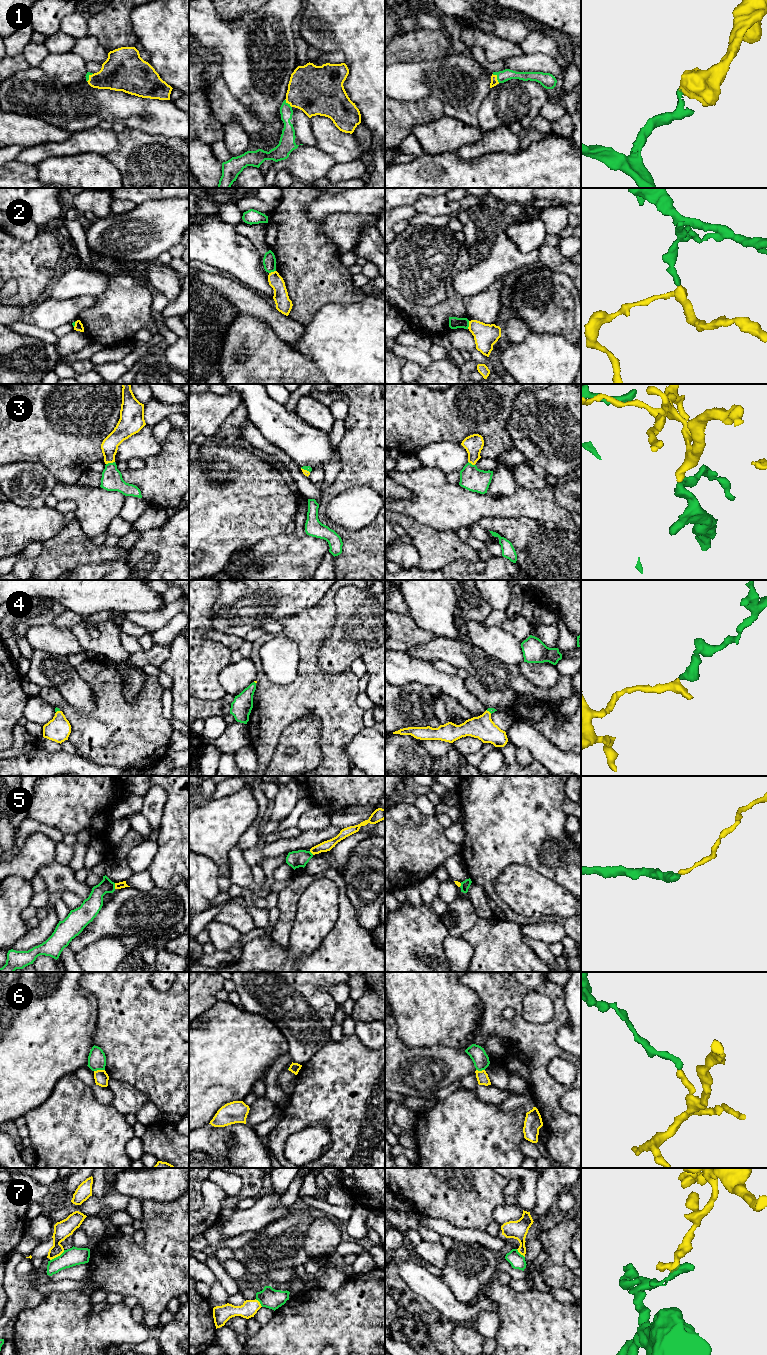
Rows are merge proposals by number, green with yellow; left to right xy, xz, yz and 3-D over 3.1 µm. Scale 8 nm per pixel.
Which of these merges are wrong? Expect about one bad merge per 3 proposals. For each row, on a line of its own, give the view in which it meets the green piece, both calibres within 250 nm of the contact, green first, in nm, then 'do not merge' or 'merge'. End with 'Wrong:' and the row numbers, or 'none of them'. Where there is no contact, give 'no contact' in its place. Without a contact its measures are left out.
1: contact in yz; calibres 100 and 60 nm; merge
2: contact in yz; calibres 90 and 190 nm; do not merge
3: contact in xy; calibres 170 and 140 nm; merge
4: contact in yz; calibres 50 and 190 nm; merge
5: contact in xy; calibres 150 and 50 nm; do not merge
6: contact in xy; calibres 140 and 110 nm; do not merge
7: contact in xy; calibres 150 and 140 nm; do not merge
Wrong: 2, 5, 6, 7

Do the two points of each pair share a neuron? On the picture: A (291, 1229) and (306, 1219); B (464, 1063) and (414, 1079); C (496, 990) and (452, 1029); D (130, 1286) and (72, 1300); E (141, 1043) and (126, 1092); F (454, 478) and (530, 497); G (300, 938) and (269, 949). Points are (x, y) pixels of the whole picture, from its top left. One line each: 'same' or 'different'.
A: same
B: same
C: different
D: different
E: different
F: different
G: same

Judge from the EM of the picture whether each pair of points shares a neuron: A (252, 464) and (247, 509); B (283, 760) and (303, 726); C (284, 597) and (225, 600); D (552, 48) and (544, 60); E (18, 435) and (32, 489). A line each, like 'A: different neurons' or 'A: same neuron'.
A: same neuron
B: same neuron
C: same neuron
D: different neurons
E: different neurons

